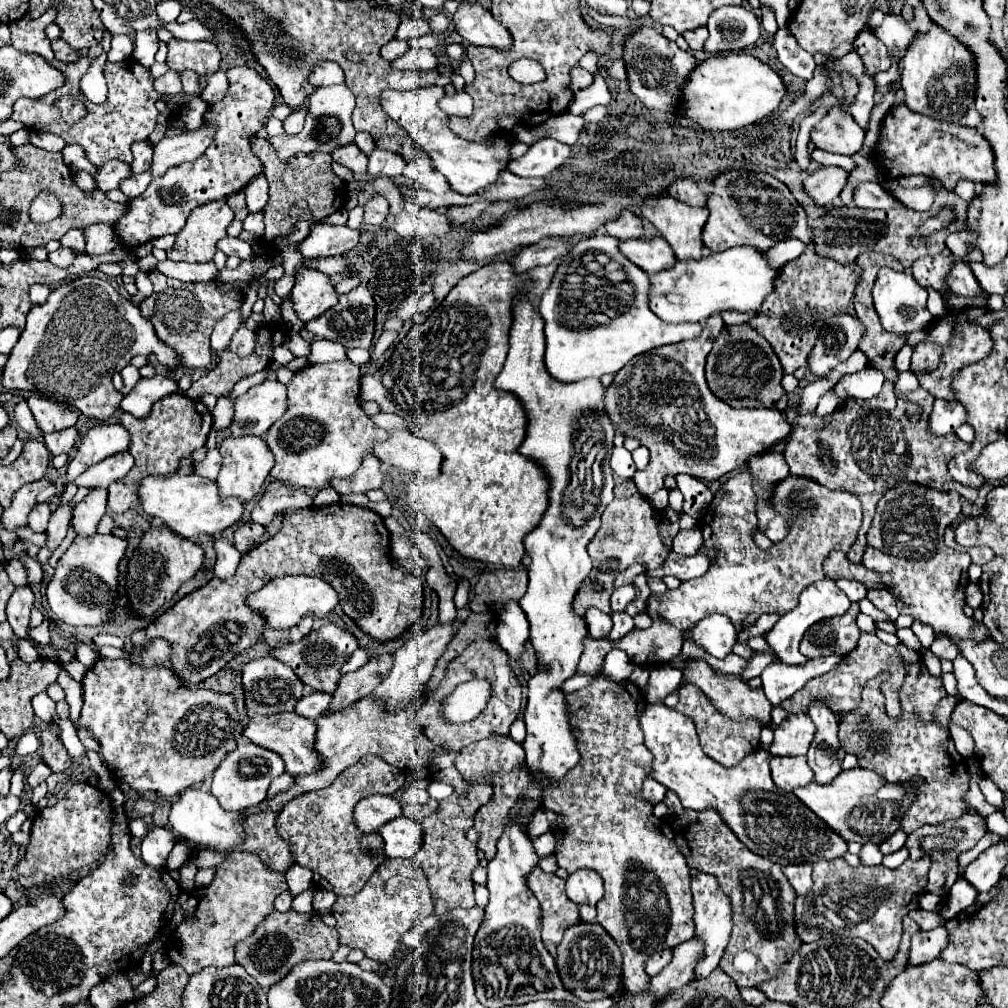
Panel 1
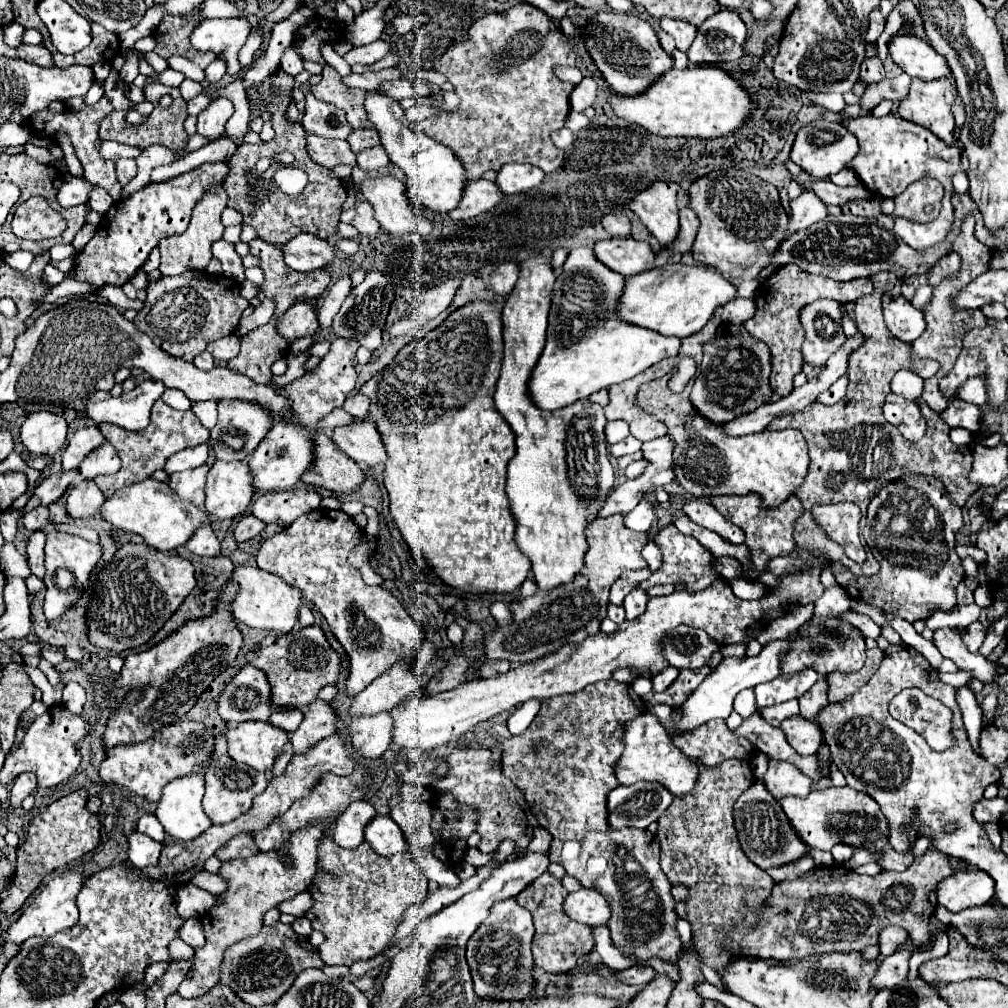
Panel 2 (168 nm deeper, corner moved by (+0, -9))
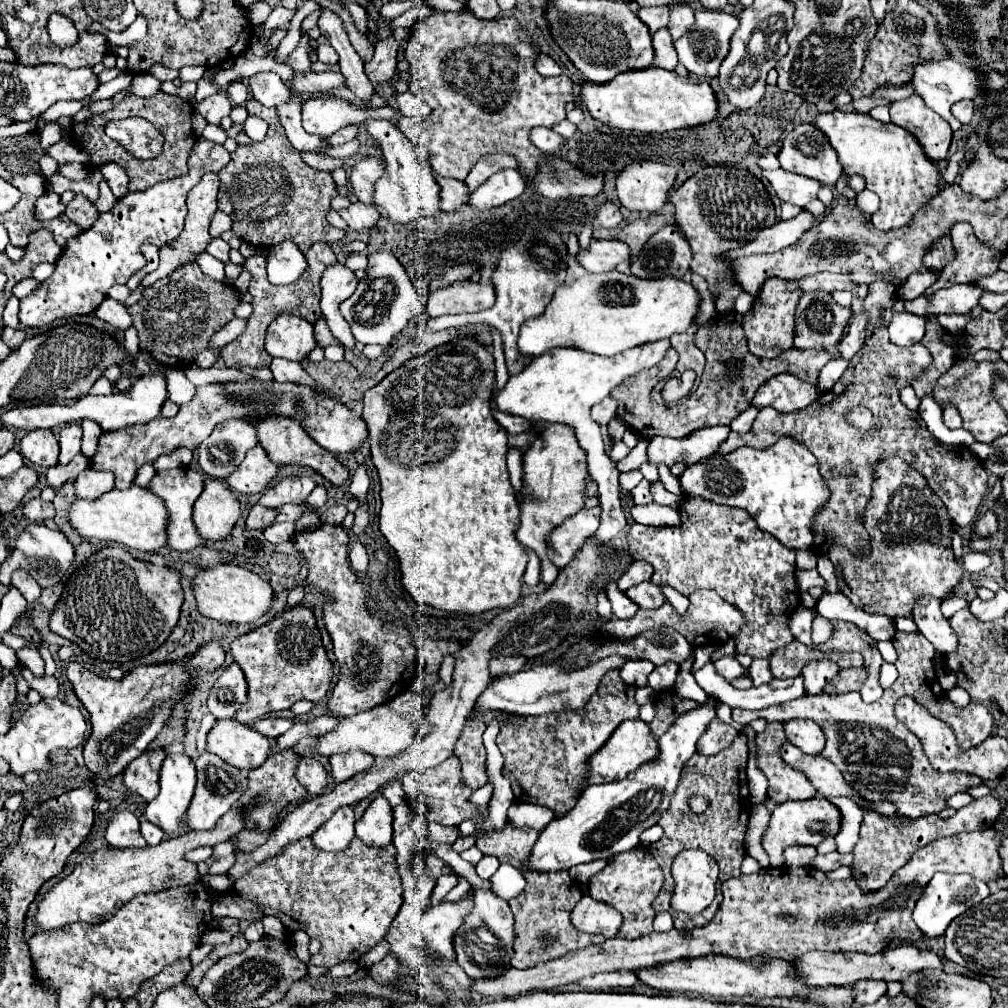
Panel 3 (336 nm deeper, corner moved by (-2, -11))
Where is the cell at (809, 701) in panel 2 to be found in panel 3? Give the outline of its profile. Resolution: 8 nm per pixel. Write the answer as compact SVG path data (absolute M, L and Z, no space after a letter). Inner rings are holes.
M810 661L804 665L802 677L804 677L804 687L808 695L822 693L824 685L830 683L830 679L838 673L838 665L832 661Z

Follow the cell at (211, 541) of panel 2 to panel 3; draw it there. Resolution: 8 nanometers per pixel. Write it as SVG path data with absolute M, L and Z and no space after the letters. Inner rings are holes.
M190 467L182 469L166 469L166 471L156 471L152 481L146 487L154 495L158 495L168 511L168 523L166 523L166 543L170 549L176 551L190 551L200 545L200 537L196 535L192 527L192 505L200 497L204 489L204 475L200 471L194 471Z

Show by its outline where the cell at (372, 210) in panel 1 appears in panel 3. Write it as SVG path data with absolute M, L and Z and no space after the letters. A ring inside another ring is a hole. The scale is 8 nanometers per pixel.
M352 201L346 209L340 209L338 211L340 217L348 223L348 227L352 231L364 231L364 229L370 229L376 225L376 221L380 219L380 213L376 207L372 205L366 205L362 201Z

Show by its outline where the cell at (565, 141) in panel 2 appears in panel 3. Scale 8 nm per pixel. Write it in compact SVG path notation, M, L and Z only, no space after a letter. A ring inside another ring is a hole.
M534 127L530 131L530 141L532 145L536 145L542 153L558 153L564 139L560 135L556 135L554 131L550 129L544 129L544 127Z

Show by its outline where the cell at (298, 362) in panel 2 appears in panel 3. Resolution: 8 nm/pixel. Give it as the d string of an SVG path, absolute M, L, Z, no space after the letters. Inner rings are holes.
M319 319L314 324L314 335L317 345L321 348L325 348L329 345L340 345L338 340L332 335L329 327L324 319Z

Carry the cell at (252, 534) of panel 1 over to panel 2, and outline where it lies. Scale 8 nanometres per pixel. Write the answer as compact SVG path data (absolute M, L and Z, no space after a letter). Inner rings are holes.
M246 515L244 519L240 519L234 527L234 539L236 543L246 543L250 539L254 539L256 535L260 535L264 531L266 523L258 521L254 515Z

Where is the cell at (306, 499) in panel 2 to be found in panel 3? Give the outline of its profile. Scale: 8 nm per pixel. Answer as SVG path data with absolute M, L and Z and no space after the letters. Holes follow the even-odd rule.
M304 473L280 477L272 487L268 487L262 493L260 503L264 503L264 507L276 507L276 509L286 503L304 503L314 487L316 487L314 479Z

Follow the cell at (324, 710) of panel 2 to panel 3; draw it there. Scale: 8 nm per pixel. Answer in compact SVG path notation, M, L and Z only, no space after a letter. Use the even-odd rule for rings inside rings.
M292 749L282 751L280 755L270 755L260 767L248 771L248 787L238 799L238 807L244 813L244 827L254 831L274 831L278 825L278 815L292 807L296 801L304 801L308 791L296 781L294 769L296 769L298 755Z

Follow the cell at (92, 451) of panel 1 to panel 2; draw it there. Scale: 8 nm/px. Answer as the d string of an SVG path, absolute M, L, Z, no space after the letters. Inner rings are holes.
M84 427L84 429L78 429L64 453L62 453L62 469L64 471L72 471L72 469L78 469L80 463L98 447L102 447L106 443L106 437L100 433L98 427Z

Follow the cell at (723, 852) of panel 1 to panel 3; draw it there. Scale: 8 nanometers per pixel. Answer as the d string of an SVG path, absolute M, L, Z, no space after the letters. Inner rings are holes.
M738 733L738 737L730 743L728 749L720 751L718 755L692 755L692 759L688 759L688 763L684 763L682 773L680 773L680 781L676 791L672 793L670 799L670 807L660 815L658 825L664 829L664 835L652 843L648 849L654 855L654 859L658 861L658 865L662 867L662 871L666 873L666 881L664 887L660 891L660 895L654 899L652 909L656 913L666 911L672 915L674 919L674 927L676 929L694 929L694 927L702 927L704 923L708 923L716 911L718 911L718 903L722 899L720 895L720 885L726 879L738 877L740 875L740 865L742 859L746 855L742 839L746 833L746 825L748 825L748 811L750 809L750 799L748 799L748 779L746 779L746 761L748 761L748 741L746 735ZM692 795L704 795L710 801L710 807L704 815L692 815L690 807L688 807L688 799ZM682 849L700 849L706 851L708 855L712 855L720 867L720 879L718 879L718 895L716 899L710 903L710 907L700 913L700 915L684 915L684 913L676 913L668 907L668 899L672 895L672 875L670 875L670 865L672 859L682 851Z

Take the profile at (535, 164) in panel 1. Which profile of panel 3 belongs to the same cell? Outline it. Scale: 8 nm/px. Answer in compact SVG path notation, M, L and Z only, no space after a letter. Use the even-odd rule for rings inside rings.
M500 171L492 175L484 185L480 185L472 197L468 199L468 205L474 209L492 209L500 207L516 197L520 197L524 191L524 179L518 171Z

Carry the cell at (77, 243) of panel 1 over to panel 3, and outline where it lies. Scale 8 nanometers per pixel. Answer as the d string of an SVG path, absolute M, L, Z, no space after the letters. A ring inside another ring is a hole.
M40 263L40 265L36 265L34 267L34 271L32 271L32 279L36 279L38 283L40 281L44 281L44 279L48 279L50 275L52 275L52 271L54 271L54 265L52 263Z

